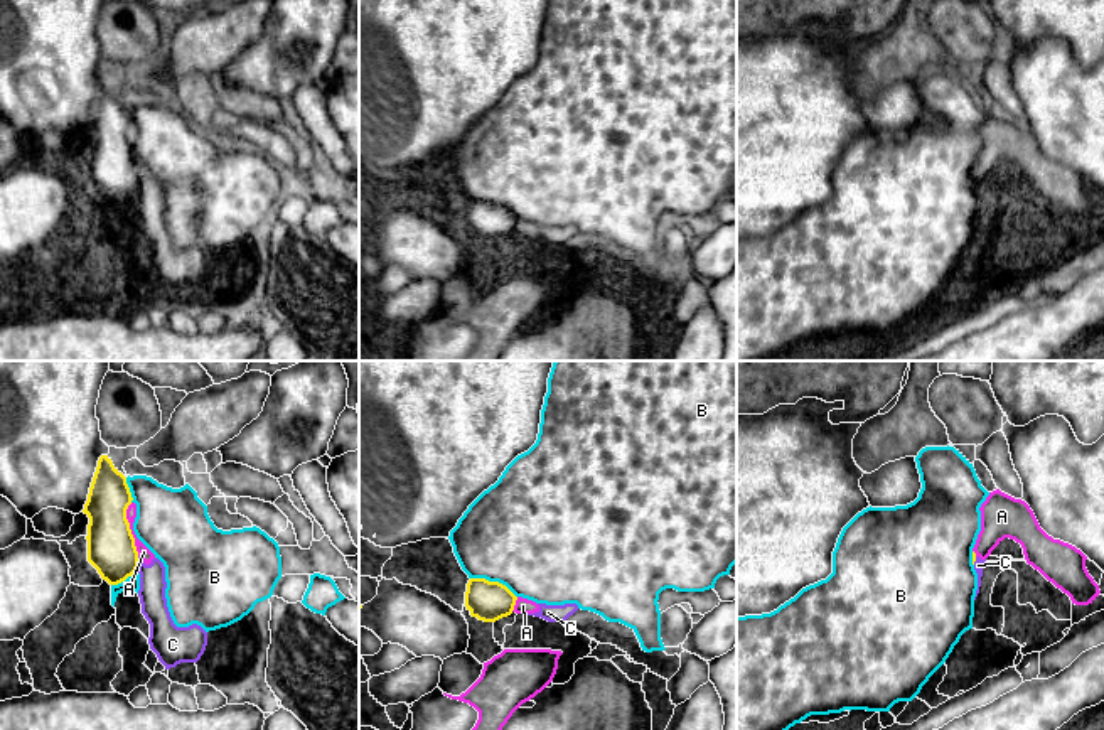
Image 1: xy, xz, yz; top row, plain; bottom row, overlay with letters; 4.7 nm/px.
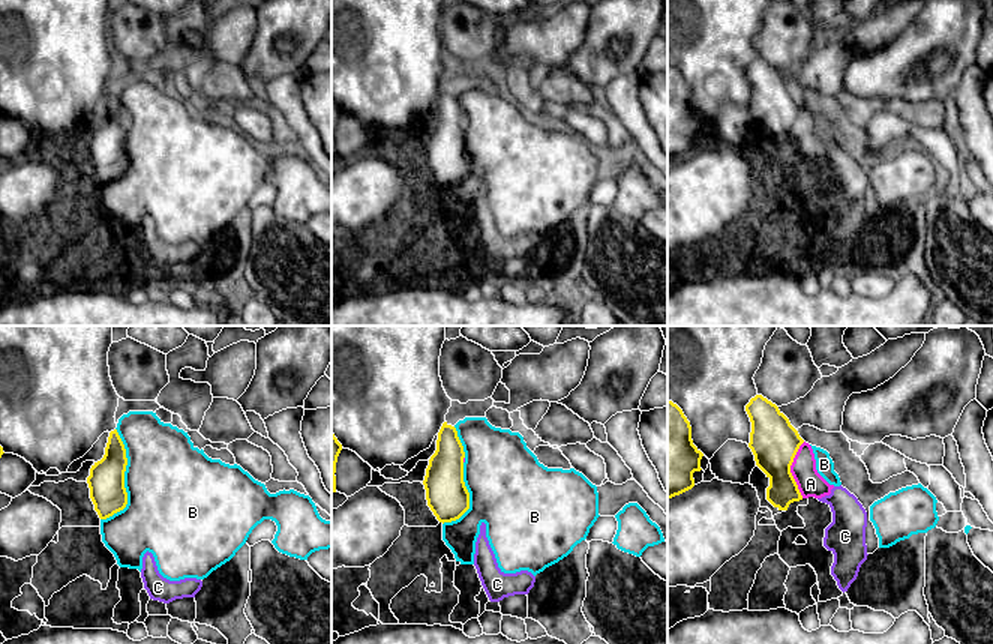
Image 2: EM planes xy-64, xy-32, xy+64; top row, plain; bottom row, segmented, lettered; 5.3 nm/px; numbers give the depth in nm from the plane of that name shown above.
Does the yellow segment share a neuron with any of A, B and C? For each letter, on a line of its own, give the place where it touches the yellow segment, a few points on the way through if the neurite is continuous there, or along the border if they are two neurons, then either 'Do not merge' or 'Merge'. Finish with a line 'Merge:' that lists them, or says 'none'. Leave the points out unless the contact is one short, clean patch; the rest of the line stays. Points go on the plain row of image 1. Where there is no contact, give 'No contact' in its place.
A: Touches yellow at xy (130, 152). Boundary: xy (130, 125), (127, 144), (139, 177). Do not merge
B: Touches yellow at xz (494, 204). Do not merge
C: Touches yellow at xy (137, 186). Boundary: xy (139, 179), (135, 191). Do not merge
Merge: none

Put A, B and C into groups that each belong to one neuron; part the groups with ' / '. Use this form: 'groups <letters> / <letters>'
groups A C / B

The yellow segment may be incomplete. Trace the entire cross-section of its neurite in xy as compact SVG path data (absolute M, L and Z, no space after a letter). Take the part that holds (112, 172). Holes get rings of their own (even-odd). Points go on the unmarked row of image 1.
M101 78L89 110L83 135L89 140L88 147L88 184L98 192L110 207L118 207L131 199L138 191L138 174L126 142L126 132L133 120L126 99L113 88L108 78Z

